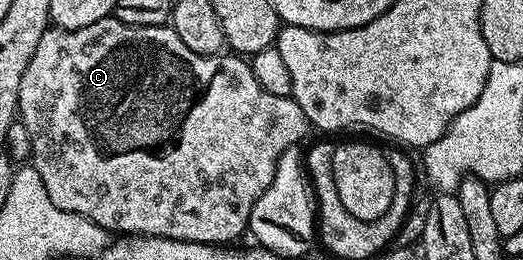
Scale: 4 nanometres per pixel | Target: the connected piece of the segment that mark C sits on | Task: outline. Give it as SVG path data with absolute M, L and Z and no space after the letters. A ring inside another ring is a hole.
M114 16L102 18L76 30L47 29L45 36L41 36L41 44L37 44L37 52L33 52L33 60L29 60L29 68L25 68L25 76L21 76L17 114L22 126L27 129L27 135L31 137L30 165L41 176L45 192L49 192L53 204L93 220L108 232L115 233L116 230L119 236L157 236L182 242L212 244L231 244L234 238L248 233L253 204L257 204L265 188L269 188L273 172L277 172L277 160L281 160L281 156L291 146L299 146L309 131L305 112L301 112L294 98L273 96L273 92L265 92L265 88L257 84L257 76L253 76L251 63L246 57L234 52L189 52L189 48L181 44L181 36L177 36L170 25L134 26Z

